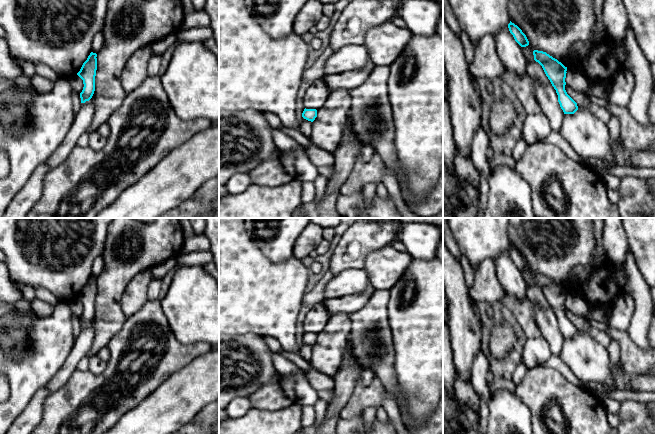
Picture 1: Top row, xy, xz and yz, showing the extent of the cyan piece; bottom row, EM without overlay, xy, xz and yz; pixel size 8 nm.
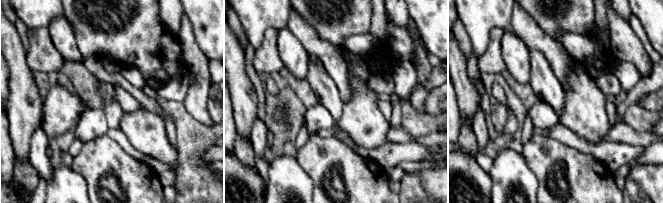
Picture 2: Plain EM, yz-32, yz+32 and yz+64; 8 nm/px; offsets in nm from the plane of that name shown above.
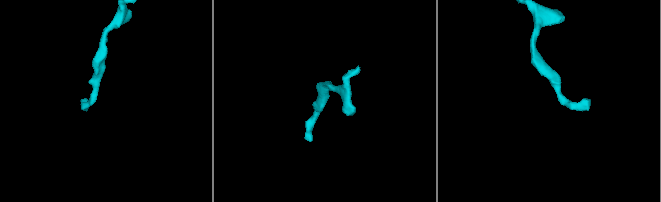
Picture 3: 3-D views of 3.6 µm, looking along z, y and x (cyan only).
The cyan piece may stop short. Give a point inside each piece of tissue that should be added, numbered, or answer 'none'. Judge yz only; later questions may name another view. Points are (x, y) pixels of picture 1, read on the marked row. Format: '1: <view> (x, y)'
none

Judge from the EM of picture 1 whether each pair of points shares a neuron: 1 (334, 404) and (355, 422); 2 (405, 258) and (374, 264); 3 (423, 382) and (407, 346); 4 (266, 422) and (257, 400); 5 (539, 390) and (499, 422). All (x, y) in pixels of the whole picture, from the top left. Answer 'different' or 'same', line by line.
1: different
2: same
3: same
4: different
5: different

